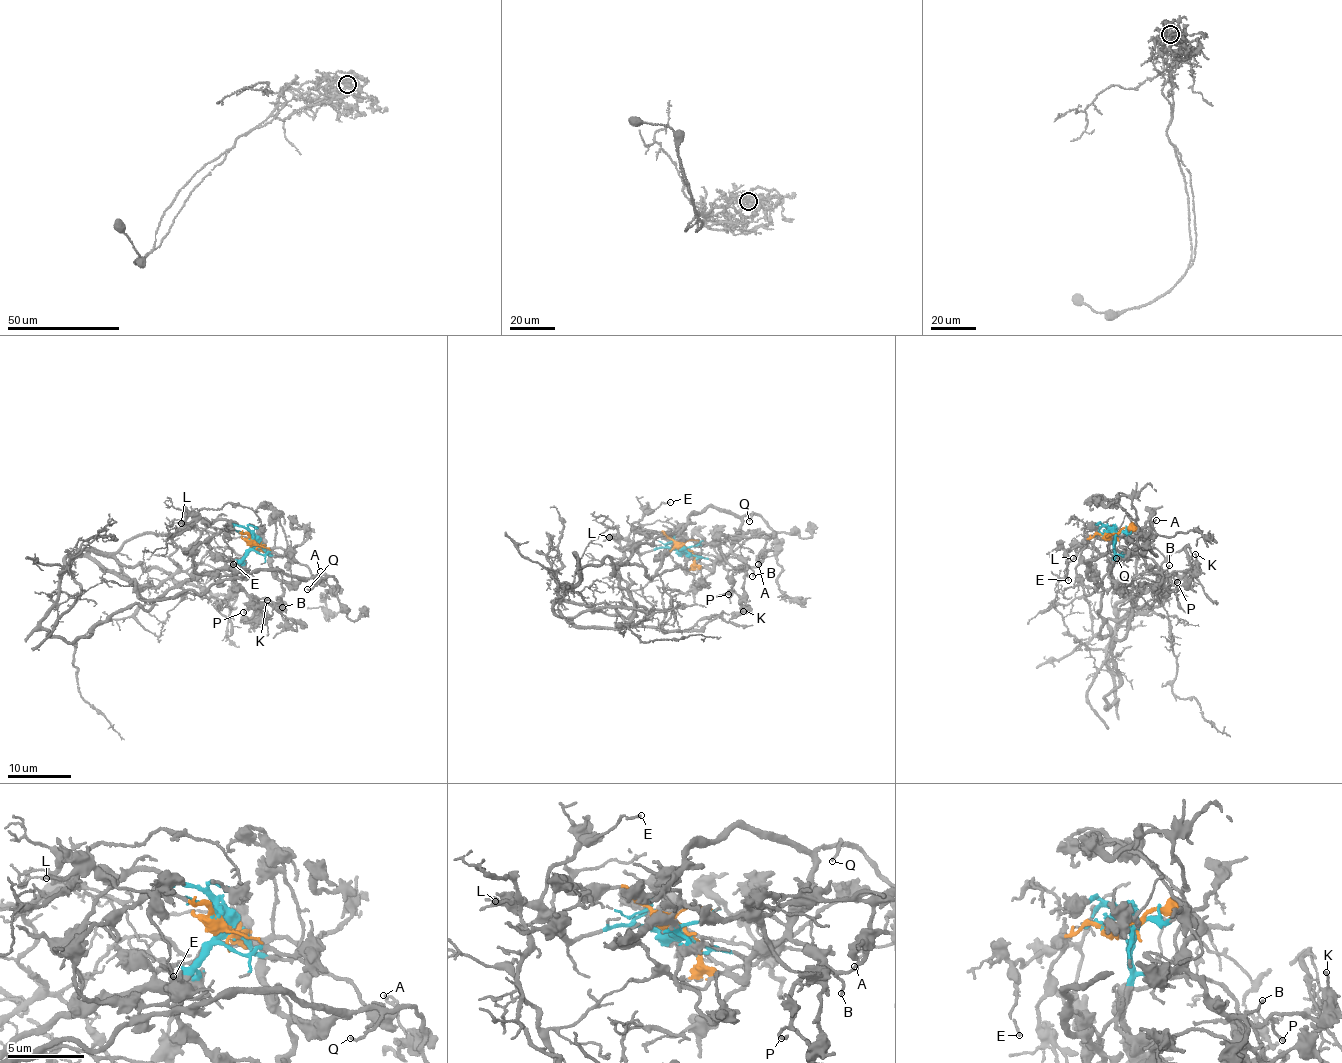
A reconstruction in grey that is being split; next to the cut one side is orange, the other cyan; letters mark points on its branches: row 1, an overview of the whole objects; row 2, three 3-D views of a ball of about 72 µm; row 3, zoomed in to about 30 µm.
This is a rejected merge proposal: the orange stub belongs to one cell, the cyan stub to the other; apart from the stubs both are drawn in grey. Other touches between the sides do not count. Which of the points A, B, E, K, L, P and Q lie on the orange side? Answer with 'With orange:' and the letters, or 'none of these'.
With orange: A, B, K, P, Q

